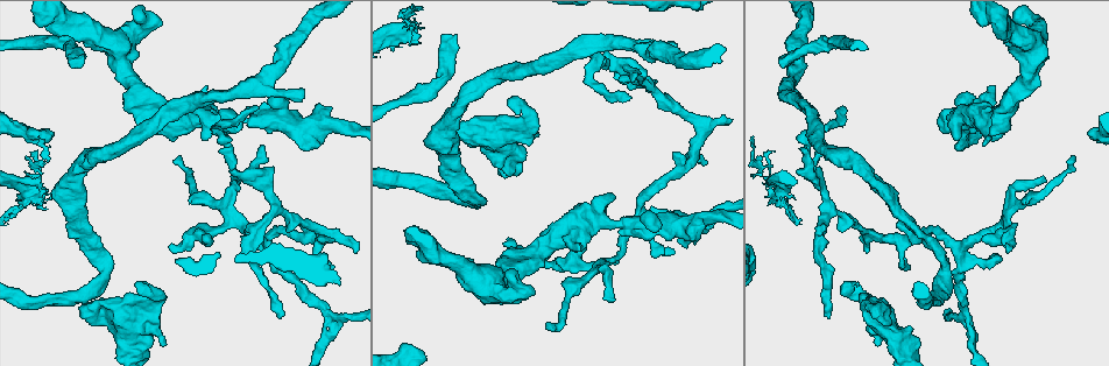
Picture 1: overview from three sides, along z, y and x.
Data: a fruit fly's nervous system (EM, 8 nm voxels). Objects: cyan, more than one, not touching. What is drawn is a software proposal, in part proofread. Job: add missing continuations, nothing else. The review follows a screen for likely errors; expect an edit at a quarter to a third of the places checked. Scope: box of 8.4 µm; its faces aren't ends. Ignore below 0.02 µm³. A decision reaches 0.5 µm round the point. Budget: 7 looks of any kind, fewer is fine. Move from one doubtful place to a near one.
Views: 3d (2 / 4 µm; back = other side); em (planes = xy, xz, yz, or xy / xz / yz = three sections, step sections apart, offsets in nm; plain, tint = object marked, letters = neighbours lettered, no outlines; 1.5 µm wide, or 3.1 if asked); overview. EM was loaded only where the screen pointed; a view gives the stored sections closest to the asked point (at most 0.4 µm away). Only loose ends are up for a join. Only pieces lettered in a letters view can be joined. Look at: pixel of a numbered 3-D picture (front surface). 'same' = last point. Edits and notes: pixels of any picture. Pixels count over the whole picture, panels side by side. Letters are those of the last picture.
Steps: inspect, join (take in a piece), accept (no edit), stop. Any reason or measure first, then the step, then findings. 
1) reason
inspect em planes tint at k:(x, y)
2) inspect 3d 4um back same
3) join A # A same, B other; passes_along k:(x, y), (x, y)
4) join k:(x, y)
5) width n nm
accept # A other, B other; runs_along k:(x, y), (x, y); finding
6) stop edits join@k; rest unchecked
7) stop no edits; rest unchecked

an open end
inspect em planes tint at 1:(877, 344)

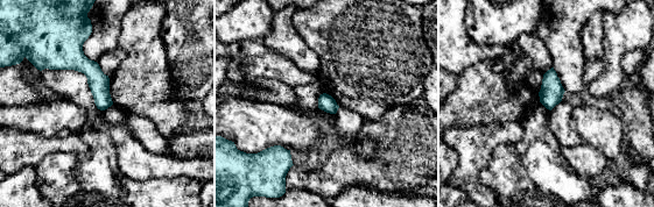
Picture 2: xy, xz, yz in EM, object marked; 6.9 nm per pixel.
see the neighbours
inspect em planes letters same

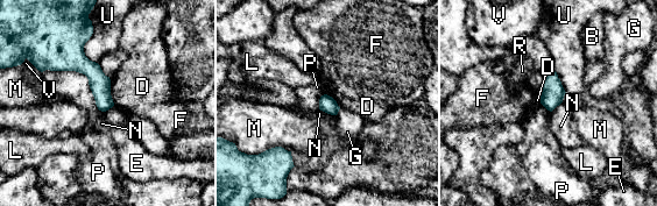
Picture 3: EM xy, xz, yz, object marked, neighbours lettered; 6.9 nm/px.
accept # B other, D other, E other, F other, G other, L other, M other, N other, P other, R other, U other, V other; runs_along 3:(86, 36), (79, 59), (105, 107); no lettered piece goes on from it

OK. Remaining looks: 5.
stops while still wide
inspect 3d 4um at 1:(578, 249)

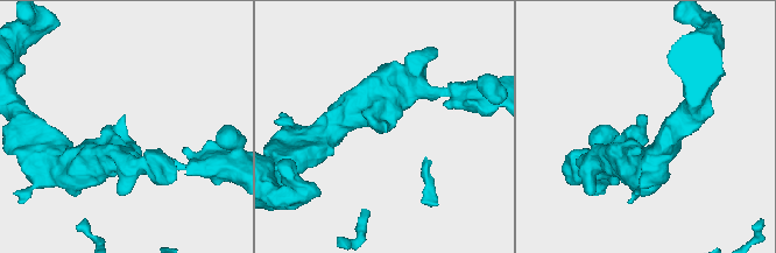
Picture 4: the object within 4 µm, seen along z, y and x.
inspect em xy step 4 letters at 4:(123, 117)

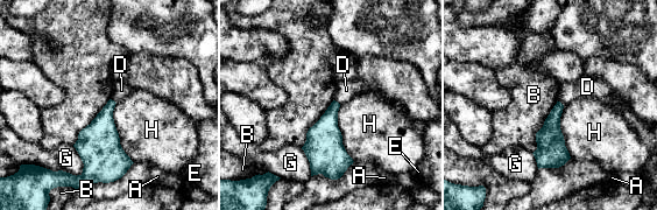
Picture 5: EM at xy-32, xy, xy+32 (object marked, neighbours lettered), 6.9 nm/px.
inspect em planes letters same

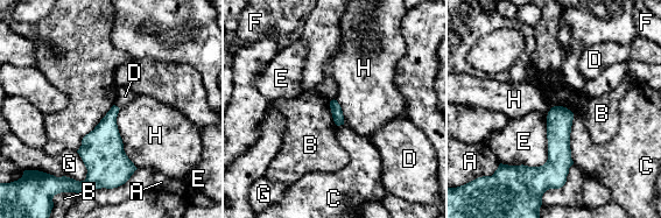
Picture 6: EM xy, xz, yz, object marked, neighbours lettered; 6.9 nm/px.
accept # A other, B other, C other, D other, E other, F other, G other, H other; border 6:(113, 104), (83, 138), (77, 150); none of them fits

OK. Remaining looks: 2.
free end
inspect em xz step 8 tint at 1:(842, 108)

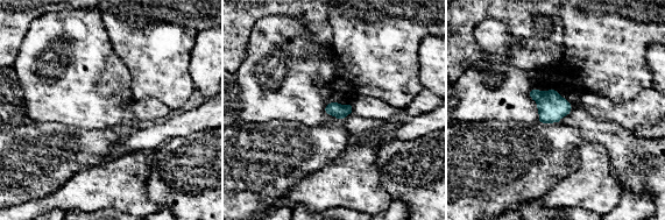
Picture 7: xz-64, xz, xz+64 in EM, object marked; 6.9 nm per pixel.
inspect em planes letters same

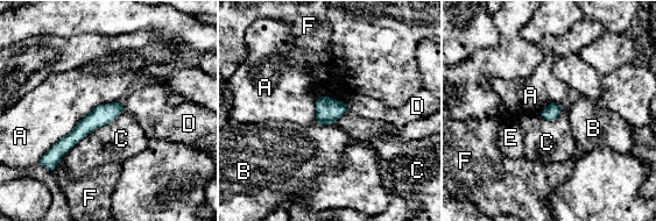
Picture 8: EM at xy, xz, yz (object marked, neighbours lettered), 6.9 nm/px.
longest_contact A 700 nm
accept # A other, B other, C other, D other, E other, F other; no lettered piece goes on from it

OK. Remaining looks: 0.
stop no edits; rest unchecked

